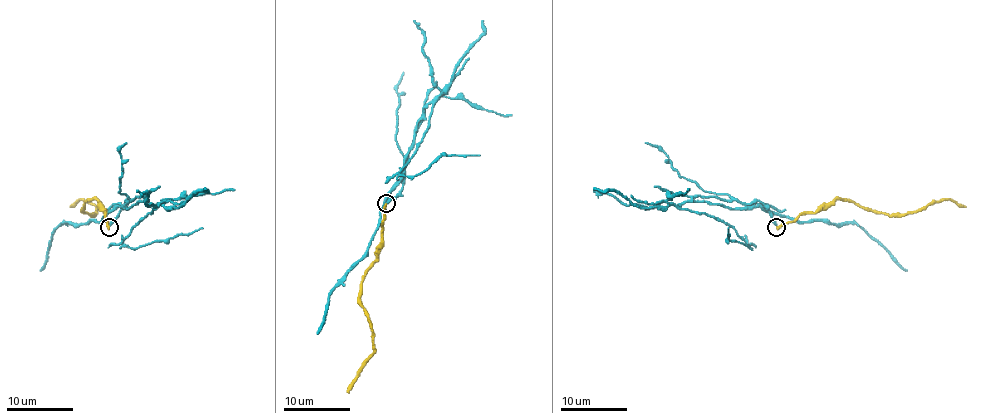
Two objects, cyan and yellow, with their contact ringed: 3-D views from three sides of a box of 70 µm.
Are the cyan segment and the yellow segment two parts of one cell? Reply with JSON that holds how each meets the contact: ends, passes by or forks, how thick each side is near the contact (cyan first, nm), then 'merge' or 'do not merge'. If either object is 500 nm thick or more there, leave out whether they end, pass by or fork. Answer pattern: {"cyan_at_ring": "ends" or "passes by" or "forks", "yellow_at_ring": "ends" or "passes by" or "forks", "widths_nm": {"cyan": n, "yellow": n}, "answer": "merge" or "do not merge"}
{"cyan_at_ring": "ends", "yellow_at_ring": "ends", "widths_nm": {"cyan": 200, "yellow": 240}, "answer": "do not merge"}

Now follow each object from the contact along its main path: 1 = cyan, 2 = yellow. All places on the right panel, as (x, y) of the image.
1: (777, 227), (758, 200), (728, 209), (699, 202), (677, 205), (728, 224), (748, 248), (728, 240), (728, 229)
2: (777, 227), (803, 214), (818, 212), (836, 199), (898, 215), (941, 200), (966, 207)

